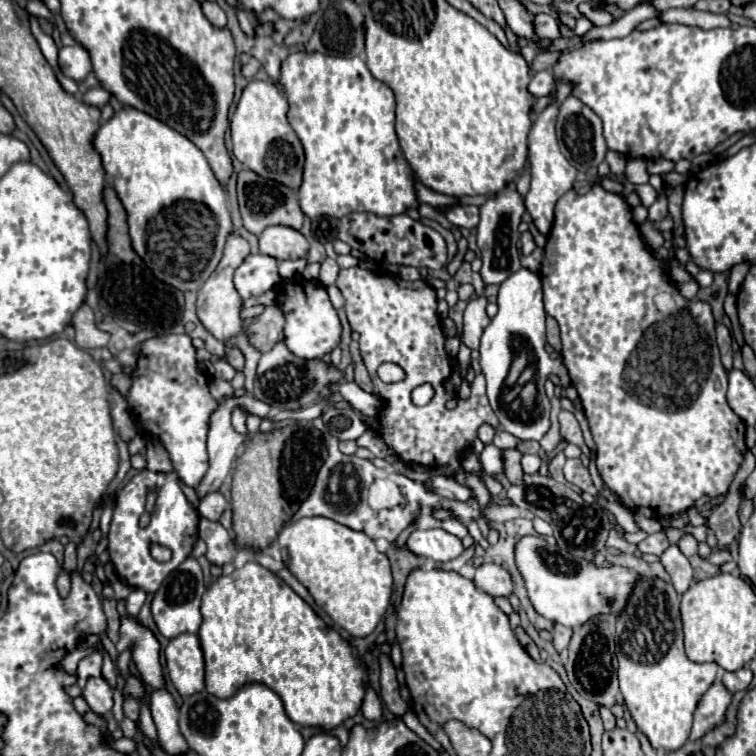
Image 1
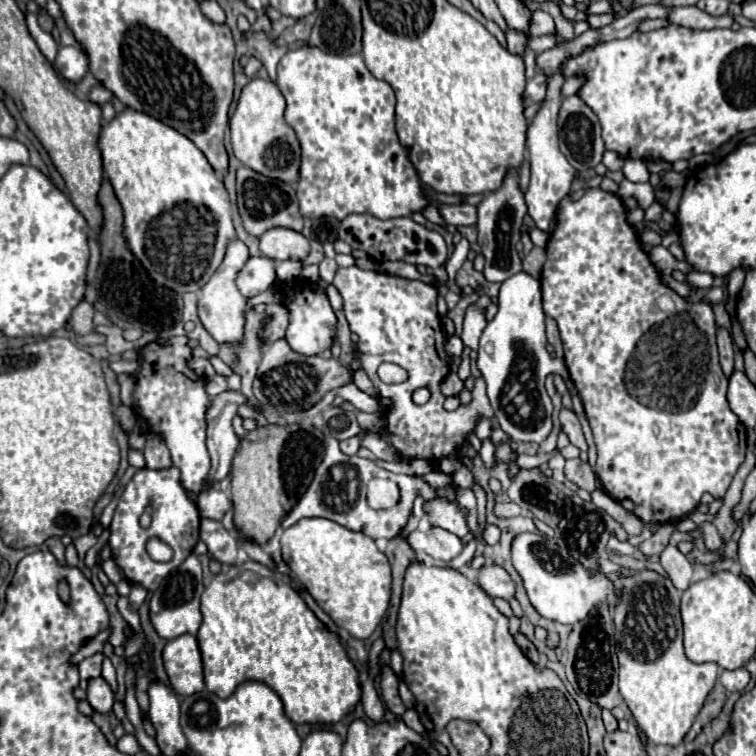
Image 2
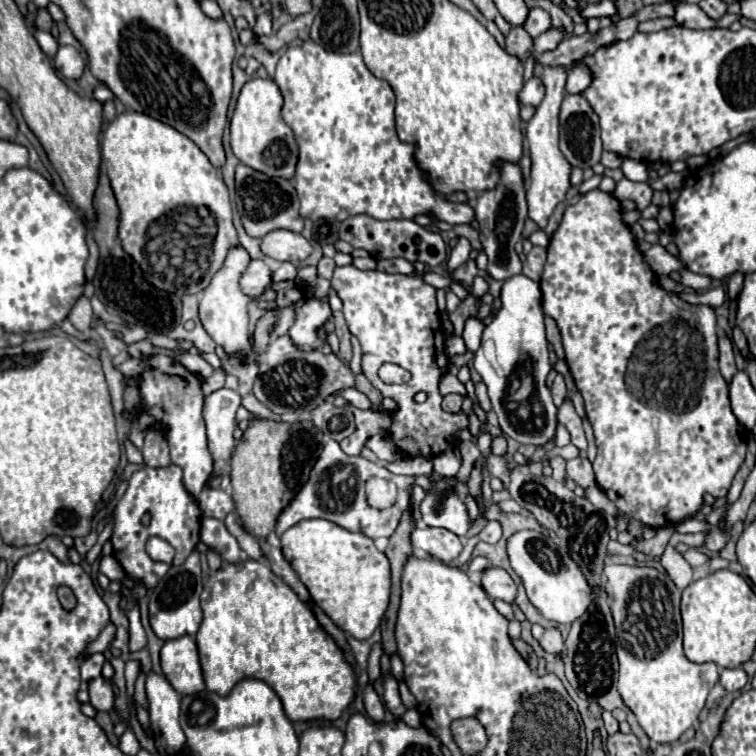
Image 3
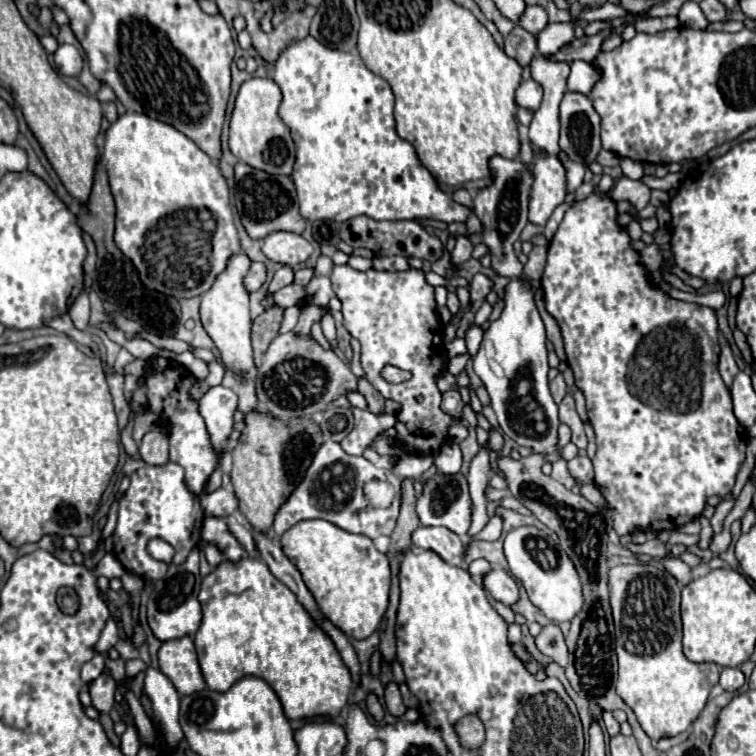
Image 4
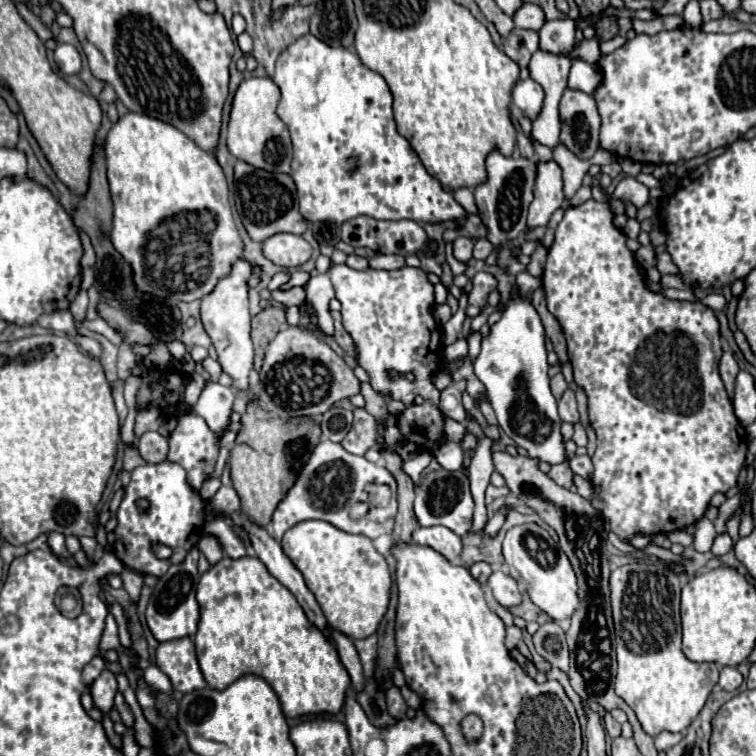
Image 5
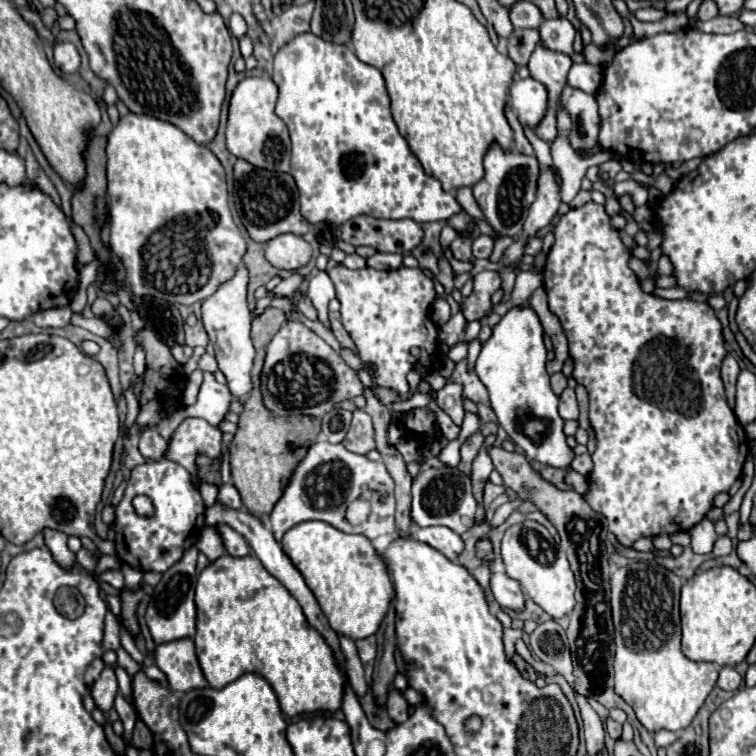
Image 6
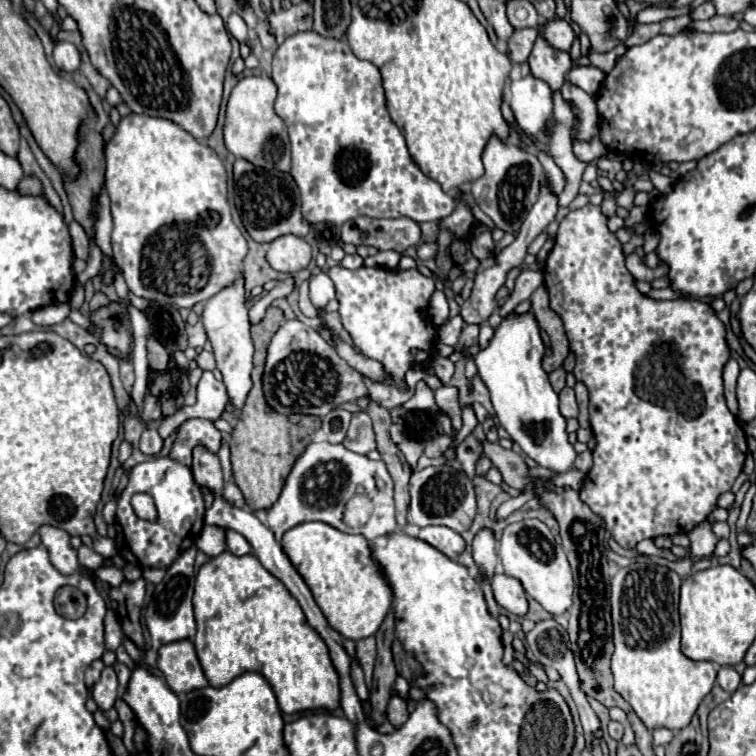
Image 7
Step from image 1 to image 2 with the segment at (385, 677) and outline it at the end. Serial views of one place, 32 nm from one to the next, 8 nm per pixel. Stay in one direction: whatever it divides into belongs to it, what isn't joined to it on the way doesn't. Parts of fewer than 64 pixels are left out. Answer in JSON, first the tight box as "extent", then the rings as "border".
{"extent":[382,666,406,716],"border":[[[382,666],[382,700],[392,714],[402,716],[406,712],[406,706],[398,696],[398,678],[390,666]]]}

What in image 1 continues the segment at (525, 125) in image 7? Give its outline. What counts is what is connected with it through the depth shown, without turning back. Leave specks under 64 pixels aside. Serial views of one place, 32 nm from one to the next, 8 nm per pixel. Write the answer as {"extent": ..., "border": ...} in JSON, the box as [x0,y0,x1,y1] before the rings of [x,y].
{"extent":[528,70,556,98],"border":[[[542,70],[542,72],[536,72],[536,74],[534,74],[528,90],[530,90],[536,98],[540,98],[540,96],[550,94],[550,90],[552,90],[554,86],[556,86],[554,74],[552,74],[550,70]]]}

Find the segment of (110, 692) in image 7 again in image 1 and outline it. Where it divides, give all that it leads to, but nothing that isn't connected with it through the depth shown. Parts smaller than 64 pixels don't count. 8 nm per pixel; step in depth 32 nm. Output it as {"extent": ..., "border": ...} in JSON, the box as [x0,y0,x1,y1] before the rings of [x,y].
{"extent":[84,676,112,716],"border":[[[102,676],[88,680],[84,688],[84,700],[88,702],[92,712],[106,716],[112,710],[112,690],[108,682]]]}

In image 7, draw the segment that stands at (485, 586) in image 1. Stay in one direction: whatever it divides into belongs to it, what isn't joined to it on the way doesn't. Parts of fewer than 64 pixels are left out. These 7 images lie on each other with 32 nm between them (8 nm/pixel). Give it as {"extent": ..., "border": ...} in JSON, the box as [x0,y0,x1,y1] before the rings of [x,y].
{"extent":[490,572,528,616],"border":[[[496,572],[490,582],[492,582],[494,598],[504,610],[514,612],[518,616],[522,616],[528,610],[524,588],[516,578],[510,578],[510,576],[502,574],[502,572]]]}

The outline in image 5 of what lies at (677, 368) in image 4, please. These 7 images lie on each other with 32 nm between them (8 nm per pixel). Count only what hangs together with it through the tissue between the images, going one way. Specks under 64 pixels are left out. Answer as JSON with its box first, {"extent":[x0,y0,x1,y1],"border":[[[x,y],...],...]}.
{"extent":[542,198,746,540],"border":[[[590,198],[580,206],[570,206],[556,228],[556,238],[548,250],[548,262],[542,274],[542,288],[546,292],[548,310],[560,322],[562,332],[566,336],[568,358],[574,368],[574,382],[580,388],[584,388],[588,396],[590,424],[598,436],[598,448],[596,448],[596,454],[592,456],[592,462],[594,462],[592,486],[600,498],[596,500],[594,506],[610,520],[610,528],[620,536],[620,540],[630,540],[634,534],[672,532],[700,520],[708,508],[710,498],[716,492],[728,492],[730,488],[736,486],[738,472],[746,458],[746,430],[736,420],[730,396],[718,374],[722,346],[720,346],[720,324],[716,320],[714,310],[700,302],[668,300],[660,292],[648,290],[644,282],[644,274],[636,266],[636,254],[626,246],[626,240],[628,240],[626,234],[614,226],[614,212],[610,202],[596,202],[594,198]]]}

